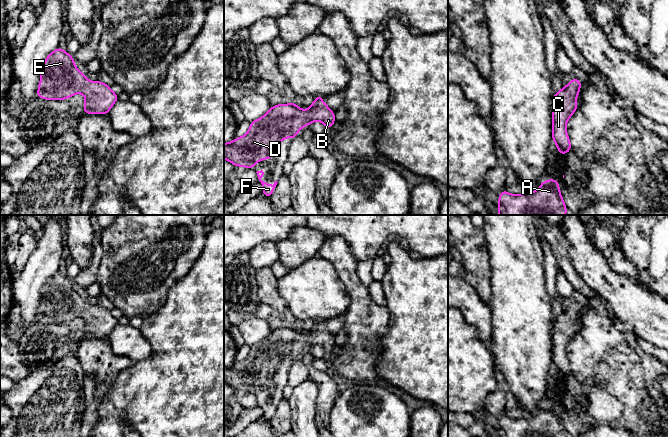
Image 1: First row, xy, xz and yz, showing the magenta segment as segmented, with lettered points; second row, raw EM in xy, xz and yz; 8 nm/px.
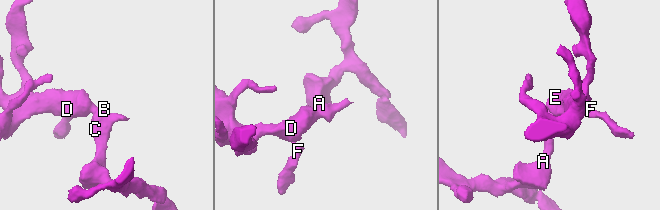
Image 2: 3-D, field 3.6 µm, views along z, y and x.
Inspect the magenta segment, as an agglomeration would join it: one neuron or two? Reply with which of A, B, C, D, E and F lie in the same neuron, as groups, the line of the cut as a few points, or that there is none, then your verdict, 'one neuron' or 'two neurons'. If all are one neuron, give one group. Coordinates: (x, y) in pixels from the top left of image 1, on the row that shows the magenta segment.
A B C D E F; no cut; one neuron

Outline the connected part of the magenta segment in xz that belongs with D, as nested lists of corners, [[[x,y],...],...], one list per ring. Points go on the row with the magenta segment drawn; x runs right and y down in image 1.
[[[316,96],[308,110],[300,109],[294,102],[271,106],[264,116],[251,122],[250,128],[244,136],[235,138],[231,143],[224,143],[224,159],[230,161],[234,166],[254,169],[256,162],[272,158],[275,155],[281,140],[286,137],[293,140],[301,128],[309,126],[313,121],[320,121],[327,128],[333,127],[335,114],[322,101],[323,97]]]

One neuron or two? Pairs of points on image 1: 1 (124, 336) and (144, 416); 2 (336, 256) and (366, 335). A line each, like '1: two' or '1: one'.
1: two
2: one

